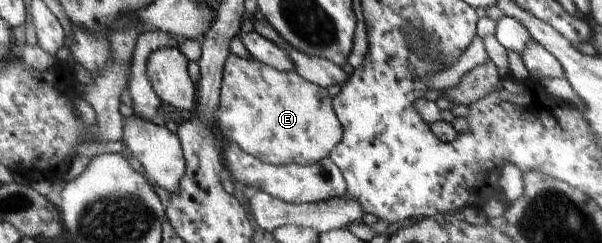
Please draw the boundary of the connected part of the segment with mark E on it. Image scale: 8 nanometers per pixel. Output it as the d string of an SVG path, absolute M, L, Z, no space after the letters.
M230 53L223 66L219 99L216 125L221 128L224 137L258 160L271 165L314 164L328 156L342 140L342 125L332 108L328 91L302 78L296 71L280 72L254 58L242 59Z

